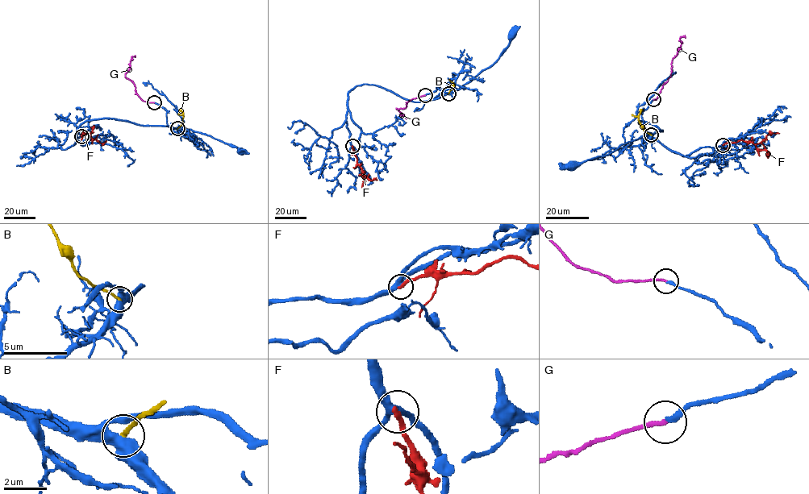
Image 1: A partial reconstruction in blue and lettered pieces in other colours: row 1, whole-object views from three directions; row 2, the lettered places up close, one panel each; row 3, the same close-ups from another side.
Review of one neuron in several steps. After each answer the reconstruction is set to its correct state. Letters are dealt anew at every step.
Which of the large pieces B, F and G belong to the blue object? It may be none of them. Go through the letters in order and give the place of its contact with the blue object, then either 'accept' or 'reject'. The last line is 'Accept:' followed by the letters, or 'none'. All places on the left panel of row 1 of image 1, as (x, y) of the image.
B: meets blue at (177, 128); reject
F: meets blue at (81, 136); reject
G: meets blue at (154, 102); accept
Accept: G

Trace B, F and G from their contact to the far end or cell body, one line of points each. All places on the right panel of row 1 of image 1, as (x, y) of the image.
B: (651, 134), (644, 130), (638, 120), (641, 110)
F: (723, 145), (739, 140), (751, 142), (757, 148), (765, 150), (768, 155), (769, 151)
G: (653, 99), (657, 97), (670, 76), (672, 60), (681, 45), (679, 39), (685, 38)

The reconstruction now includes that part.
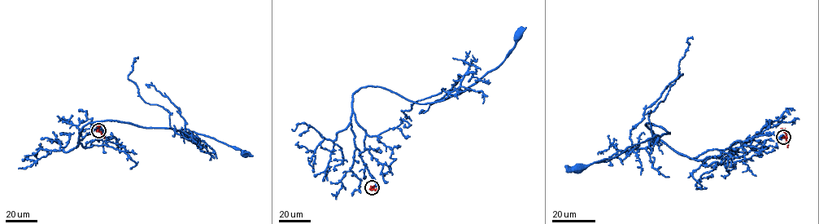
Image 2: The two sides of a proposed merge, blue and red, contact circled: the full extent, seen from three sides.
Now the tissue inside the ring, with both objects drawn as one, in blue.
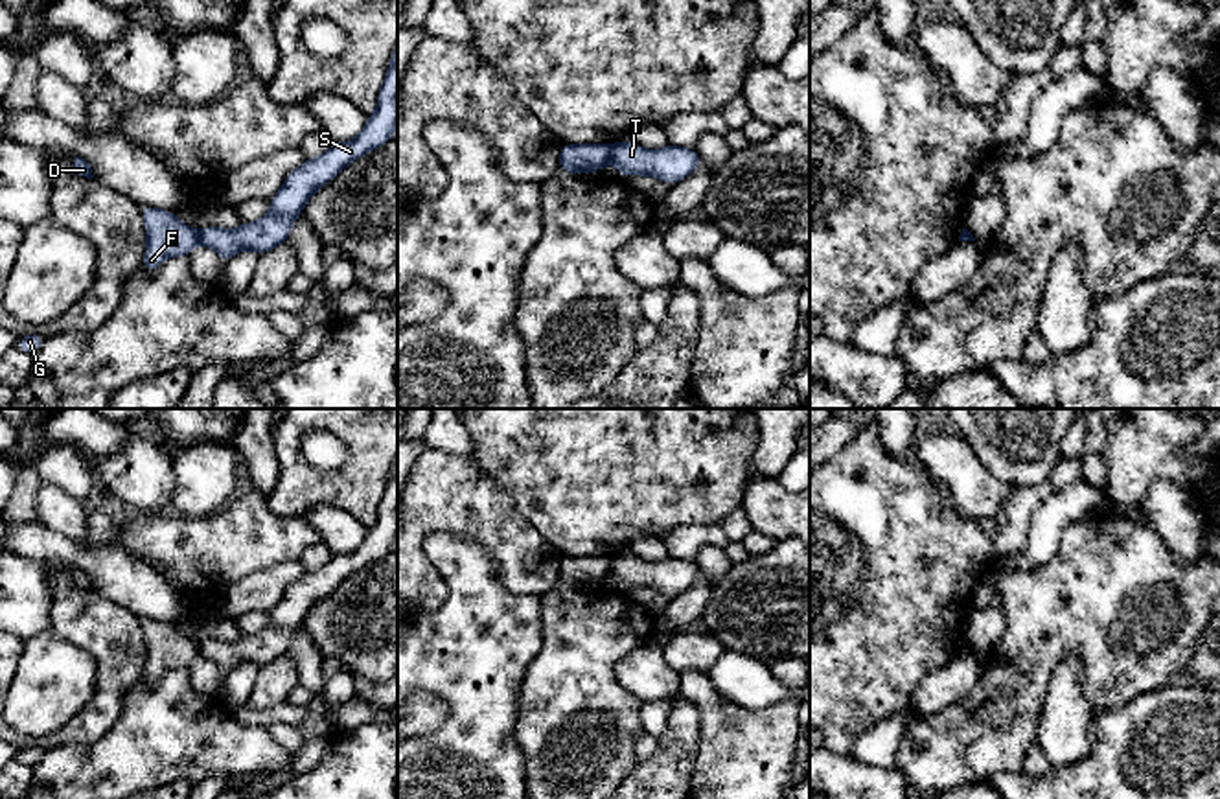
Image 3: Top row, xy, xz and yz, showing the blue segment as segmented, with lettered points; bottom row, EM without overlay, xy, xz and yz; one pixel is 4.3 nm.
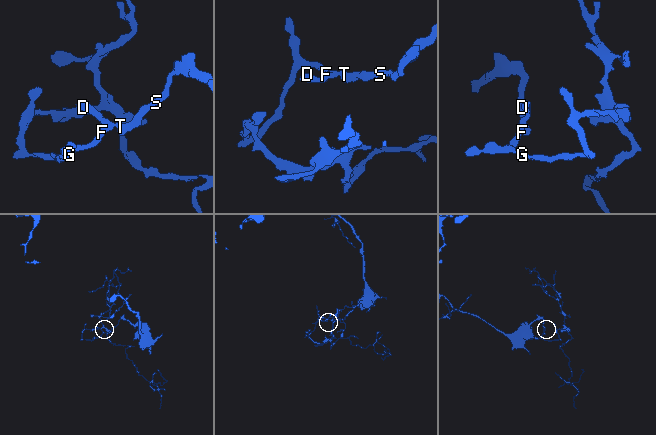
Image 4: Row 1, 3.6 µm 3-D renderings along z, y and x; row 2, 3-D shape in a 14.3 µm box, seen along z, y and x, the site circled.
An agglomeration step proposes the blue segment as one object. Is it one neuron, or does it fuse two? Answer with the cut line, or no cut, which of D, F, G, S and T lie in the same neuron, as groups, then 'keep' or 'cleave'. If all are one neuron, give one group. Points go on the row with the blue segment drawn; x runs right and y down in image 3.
cut xz (613, 146), (610, 159); groups D F G / S T; cleave

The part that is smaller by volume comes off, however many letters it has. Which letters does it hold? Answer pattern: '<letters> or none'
D, F, G

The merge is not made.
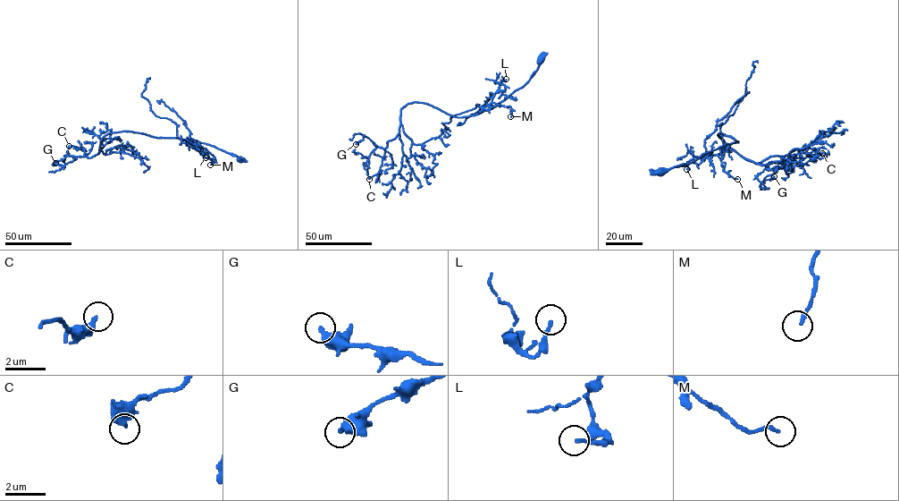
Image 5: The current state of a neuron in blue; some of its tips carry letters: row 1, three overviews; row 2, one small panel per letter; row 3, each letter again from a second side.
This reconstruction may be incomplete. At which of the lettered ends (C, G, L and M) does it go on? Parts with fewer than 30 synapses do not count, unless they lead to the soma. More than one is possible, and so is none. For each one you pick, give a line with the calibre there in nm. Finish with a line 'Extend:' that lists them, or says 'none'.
Extend: none

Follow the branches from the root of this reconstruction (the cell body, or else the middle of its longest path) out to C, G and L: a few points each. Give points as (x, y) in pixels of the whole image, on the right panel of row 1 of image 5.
C: (661, 171), (738, 141), (718, 133), (728, 147), (769, 170), (793, 157), (822, 153)
G: (661, 171), (738, 141), (720, 133), (728, 147), (747, 159), (769, 170), (778, 166), (764, 179), (774, 176)
L: (661, 171), (691, 163), (703, 153), (728, 144), (717, 155), (693, 157), (686, 169)

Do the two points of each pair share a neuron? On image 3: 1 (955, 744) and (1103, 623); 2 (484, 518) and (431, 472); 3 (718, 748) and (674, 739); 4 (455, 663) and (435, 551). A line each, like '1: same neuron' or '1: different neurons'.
1: same neuron
2: same neuron
3: different neurons
4: same neuron

